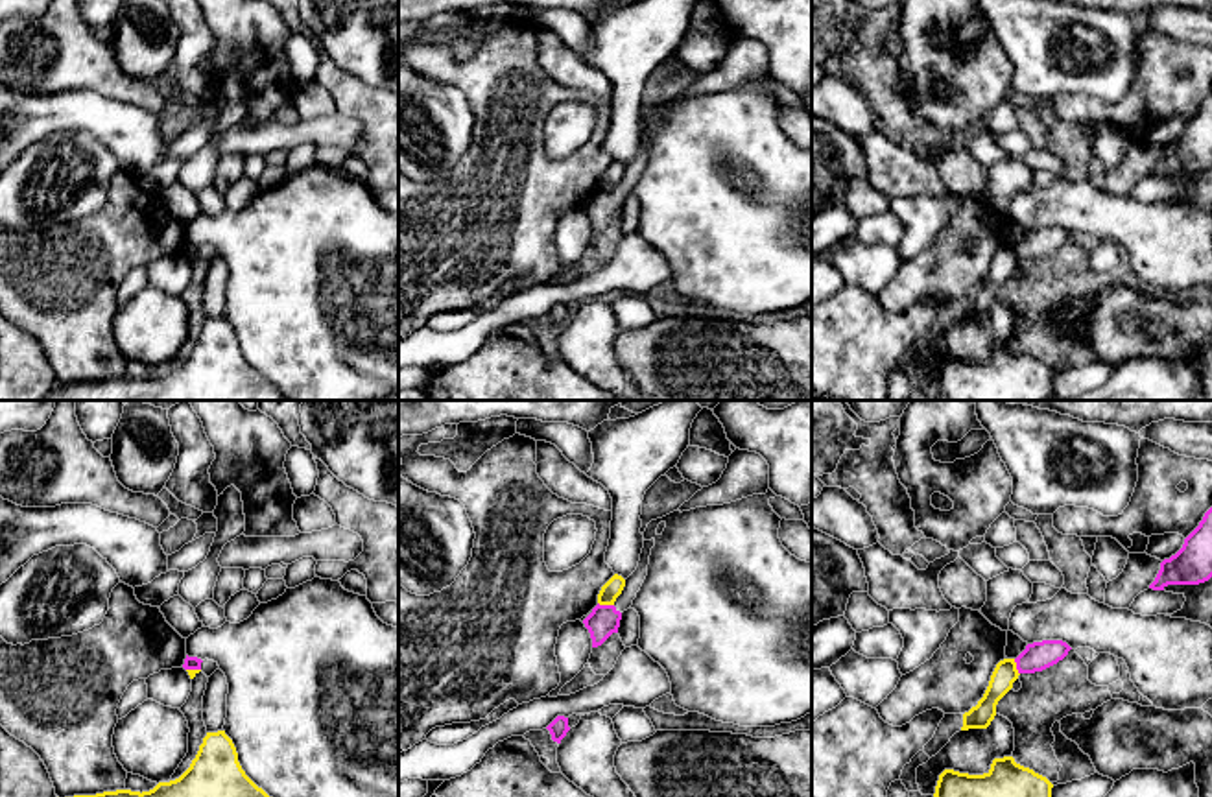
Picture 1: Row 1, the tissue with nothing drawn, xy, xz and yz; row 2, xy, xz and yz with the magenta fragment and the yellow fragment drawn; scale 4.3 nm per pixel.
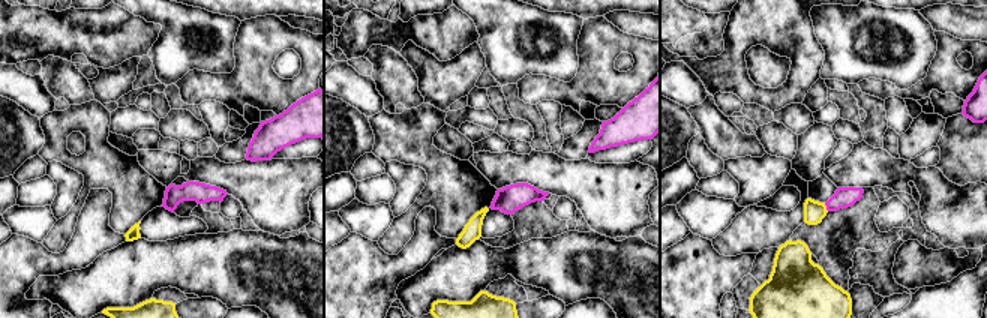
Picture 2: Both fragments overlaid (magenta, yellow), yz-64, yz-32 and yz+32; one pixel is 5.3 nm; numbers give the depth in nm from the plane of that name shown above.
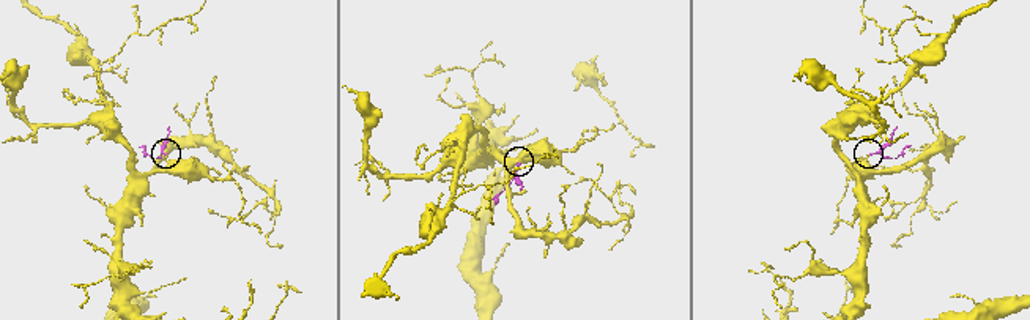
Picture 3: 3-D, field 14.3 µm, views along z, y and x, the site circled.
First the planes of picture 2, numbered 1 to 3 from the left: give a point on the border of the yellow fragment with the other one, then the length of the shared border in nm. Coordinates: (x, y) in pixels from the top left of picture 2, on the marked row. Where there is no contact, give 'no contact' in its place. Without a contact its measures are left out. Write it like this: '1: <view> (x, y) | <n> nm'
1: no contact
2: no contact
3: yz+32 (827, 207) | 50 nm

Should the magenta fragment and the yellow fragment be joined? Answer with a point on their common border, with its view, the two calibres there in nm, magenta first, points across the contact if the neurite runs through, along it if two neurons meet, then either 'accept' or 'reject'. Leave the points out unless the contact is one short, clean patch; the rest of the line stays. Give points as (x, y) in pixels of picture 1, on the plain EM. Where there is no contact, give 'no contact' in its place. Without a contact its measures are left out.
meets magenta in xz at (606, 192); 140 nm thick on the magenta side, 80 nm on the other; border along xz (598, 189), (613, 192); reject

